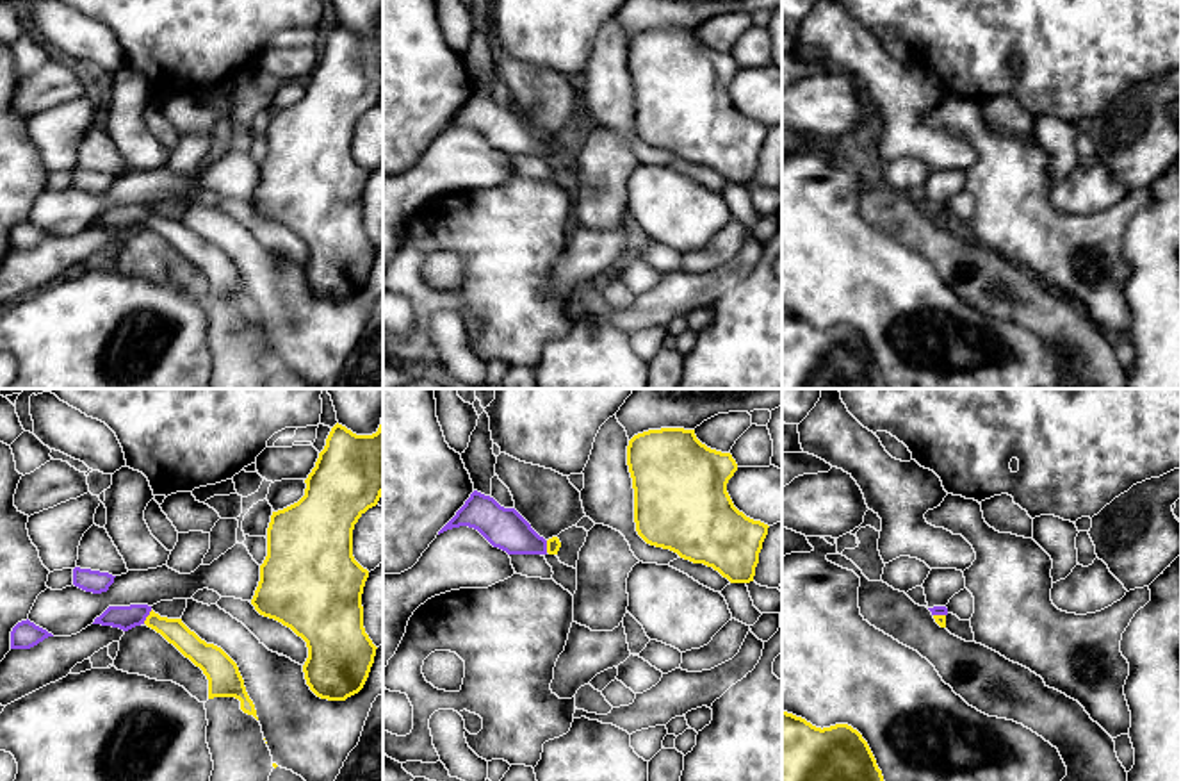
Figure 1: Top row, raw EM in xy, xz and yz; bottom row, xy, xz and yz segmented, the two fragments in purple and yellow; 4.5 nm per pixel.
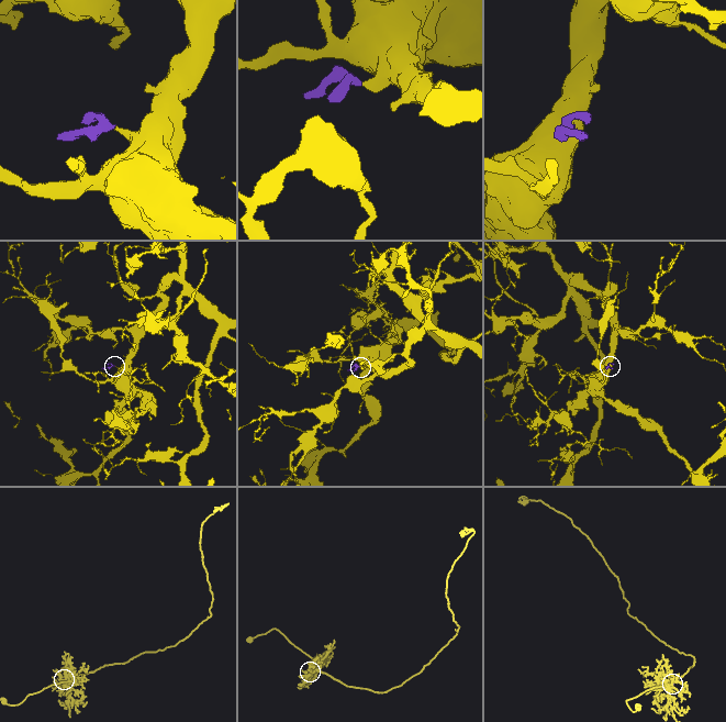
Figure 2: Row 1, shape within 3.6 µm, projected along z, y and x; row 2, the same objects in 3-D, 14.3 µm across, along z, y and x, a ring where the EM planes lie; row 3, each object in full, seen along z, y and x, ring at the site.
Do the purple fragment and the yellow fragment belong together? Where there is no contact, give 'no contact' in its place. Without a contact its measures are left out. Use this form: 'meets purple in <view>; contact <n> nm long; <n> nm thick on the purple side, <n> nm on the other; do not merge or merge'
meets purple in xy; contact 80 nm long; 110 nm thick on the purple side, 110 nm on the other; merge

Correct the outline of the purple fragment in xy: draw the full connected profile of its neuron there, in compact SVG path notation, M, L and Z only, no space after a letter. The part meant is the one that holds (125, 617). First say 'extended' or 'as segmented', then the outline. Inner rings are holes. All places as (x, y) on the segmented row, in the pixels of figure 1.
extended; M130 604L109 606L93 624L112 626L123 631L146 624L203 670L208 679L208 699L235 697L240 701L240 710L258 720L237 663L221 647L201 640L182 619L160 617L148 604Z

